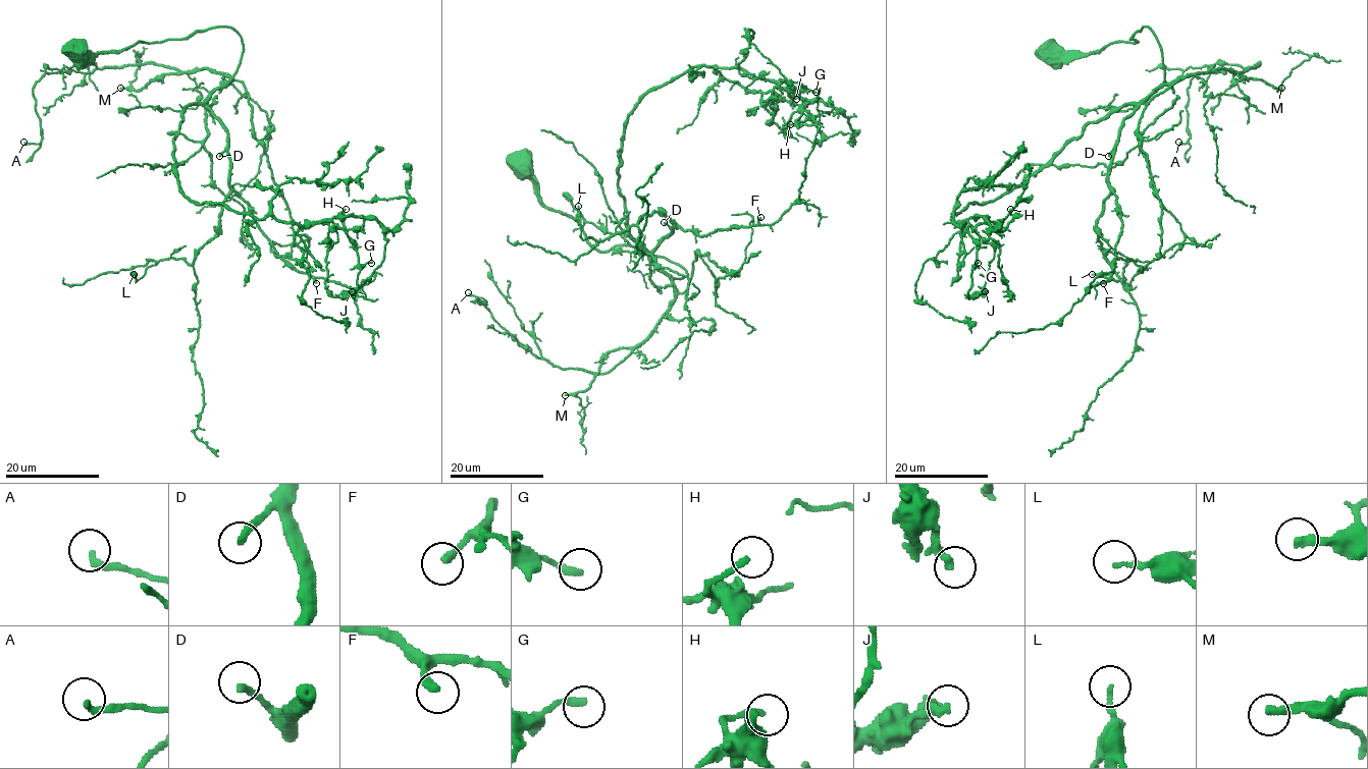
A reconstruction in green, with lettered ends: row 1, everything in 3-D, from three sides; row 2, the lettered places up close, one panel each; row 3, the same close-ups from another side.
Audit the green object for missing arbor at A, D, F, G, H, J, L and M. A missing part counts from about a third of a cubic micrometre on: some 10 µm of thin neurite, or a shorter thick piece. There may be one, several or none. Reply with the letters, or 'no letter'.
A, D, M

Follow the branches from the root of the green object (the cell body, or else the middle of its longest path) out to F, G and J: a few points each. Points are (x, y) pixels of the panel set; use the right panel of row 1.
F: (1054, 55), (1136, 43), (1143, 26), (1161, 50), (1163, 80), (1117, 132), (1108, 187), (1121, 234), (1103, 283)
G: (1054, 55), (1136, 43), (1147, 26), (1163, 80), (1091, 121), (1018, 185), (951, 216), (967, 223), (978, 263)
J: (1054, 55), (1136, 43), (1147, 26), (1163, 80), (1018, 185), (951, 216), (977, 244), (967, 294), (985, 291)

